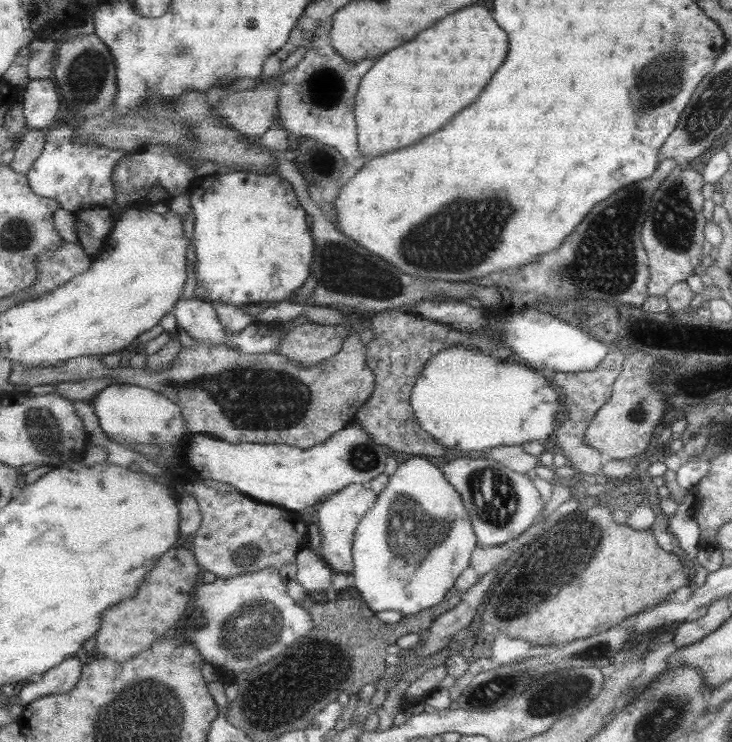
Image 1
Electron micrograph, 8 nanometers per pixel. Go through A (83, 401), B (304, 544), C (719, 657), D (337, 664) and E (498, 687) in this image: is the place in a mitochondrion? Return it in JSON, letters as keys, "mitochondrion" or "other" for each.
{"A":"other","B":"other","C":"other","D":"other","E":"mitochondrion"}

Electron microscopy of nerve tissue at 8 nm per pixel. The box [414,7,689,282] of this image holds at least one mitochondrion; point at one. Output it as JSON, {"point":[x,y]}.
{"point":[657,82]}

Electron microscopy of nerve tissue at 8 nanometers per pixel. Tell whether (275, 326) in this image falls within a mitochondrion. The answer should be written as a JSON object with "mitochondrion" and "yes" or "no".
{"mitochondrion":"no"}

